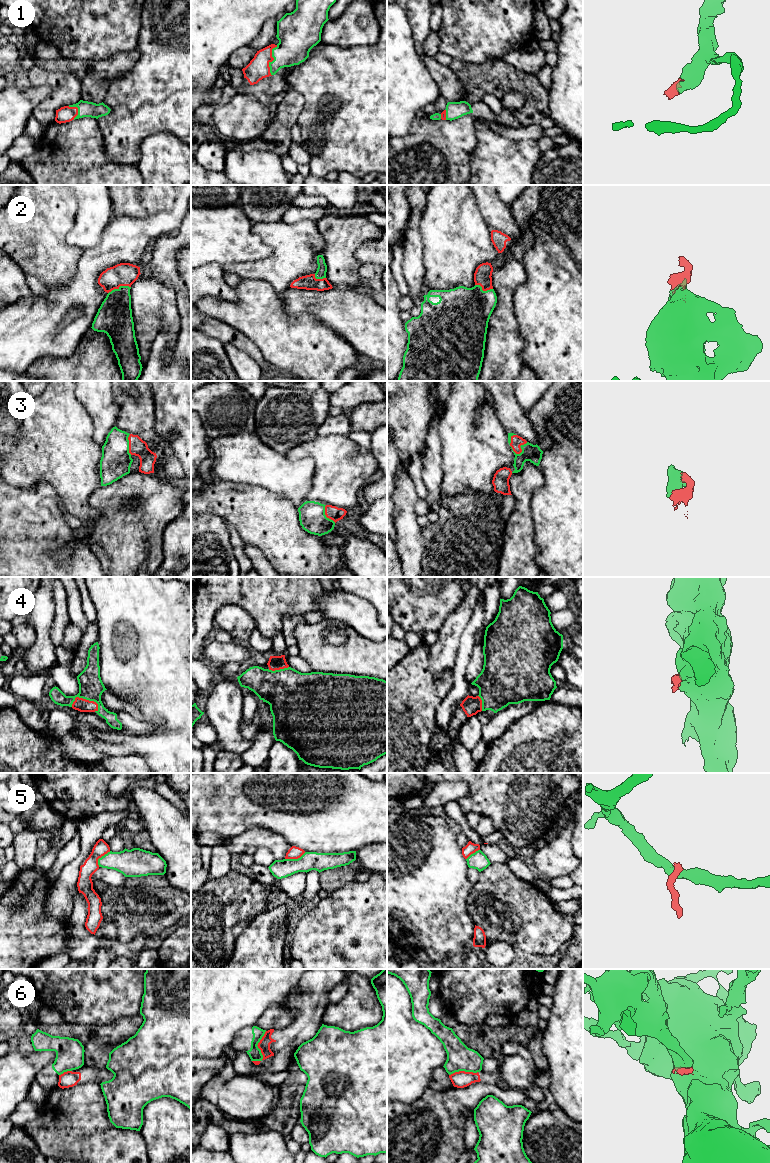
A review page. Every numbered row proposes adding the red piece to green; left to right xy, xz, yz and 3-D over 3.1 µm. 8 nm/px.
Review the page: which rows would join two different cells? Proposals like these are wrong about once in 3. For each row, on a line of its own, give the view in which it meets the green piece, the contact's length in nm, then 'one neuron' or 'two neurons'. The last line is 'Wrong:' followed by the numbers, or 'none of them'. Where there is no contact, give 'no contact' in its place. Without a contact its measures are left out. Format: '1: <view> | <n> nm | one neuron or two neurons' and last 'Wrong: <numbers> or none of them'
1: xz | 260 nm | one neuron
2: xy | 190 nm | one neuron
3: yz | 180 nm | one neuron
4: xy | 220 nm | one neuron
5: xz | 180 nm | two neurons
6: xz | 280 nm | two neurons
Wrong: 5, 6

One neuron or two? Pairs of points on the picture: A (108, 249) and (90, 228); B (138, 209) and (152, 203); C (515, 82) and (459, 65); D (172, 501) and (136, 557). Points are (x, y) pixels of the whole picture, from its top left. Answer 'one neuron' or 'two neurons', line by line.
A: two neurons
B: two neurons
C: one neuron
D: one neuron

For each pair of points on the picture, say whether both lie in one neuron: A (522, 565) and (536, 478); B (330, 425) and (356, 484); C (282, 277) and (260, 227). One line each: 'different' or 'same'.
A: same
B: different
C: same

